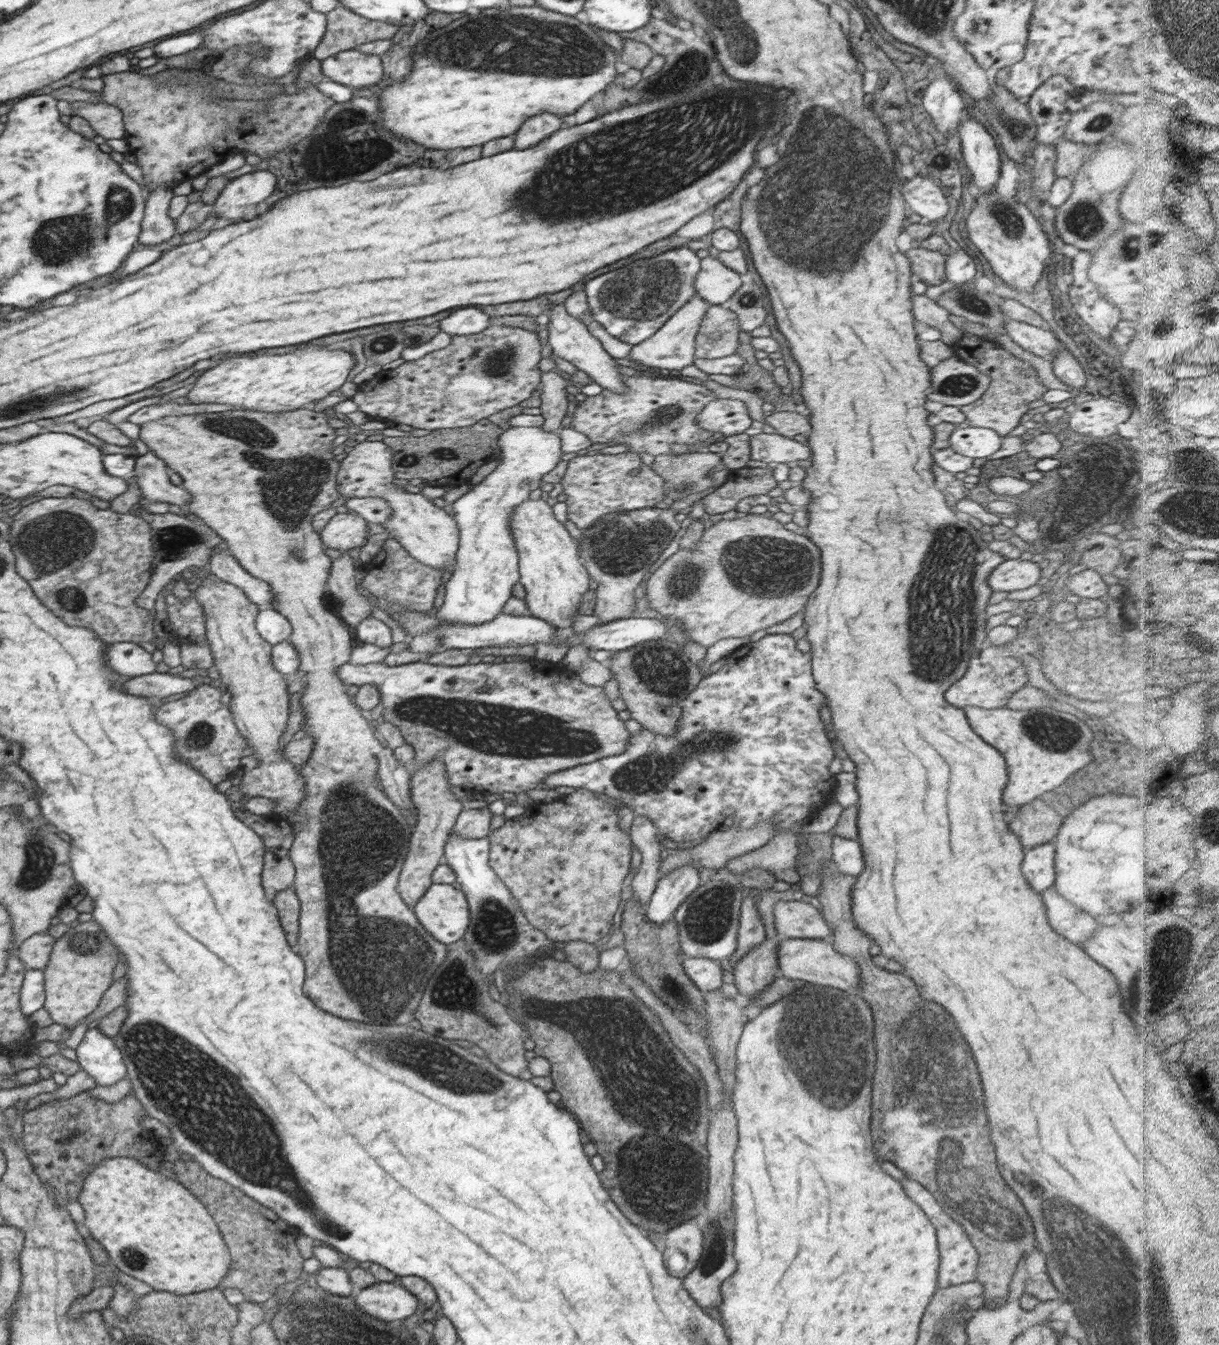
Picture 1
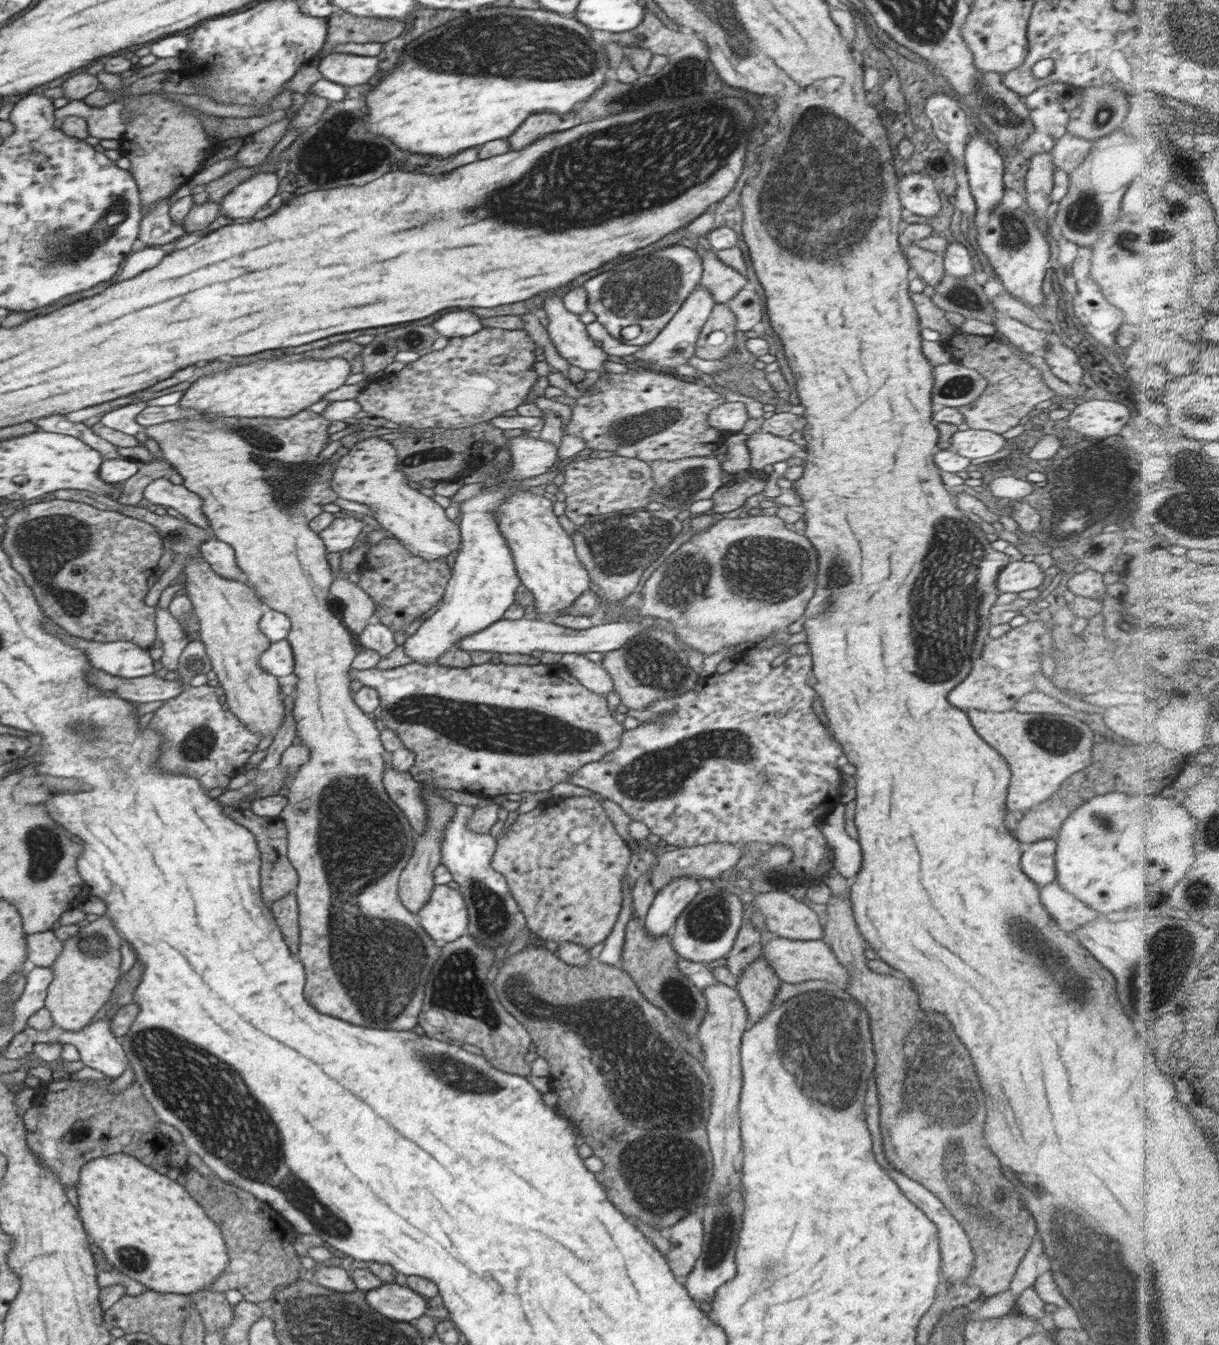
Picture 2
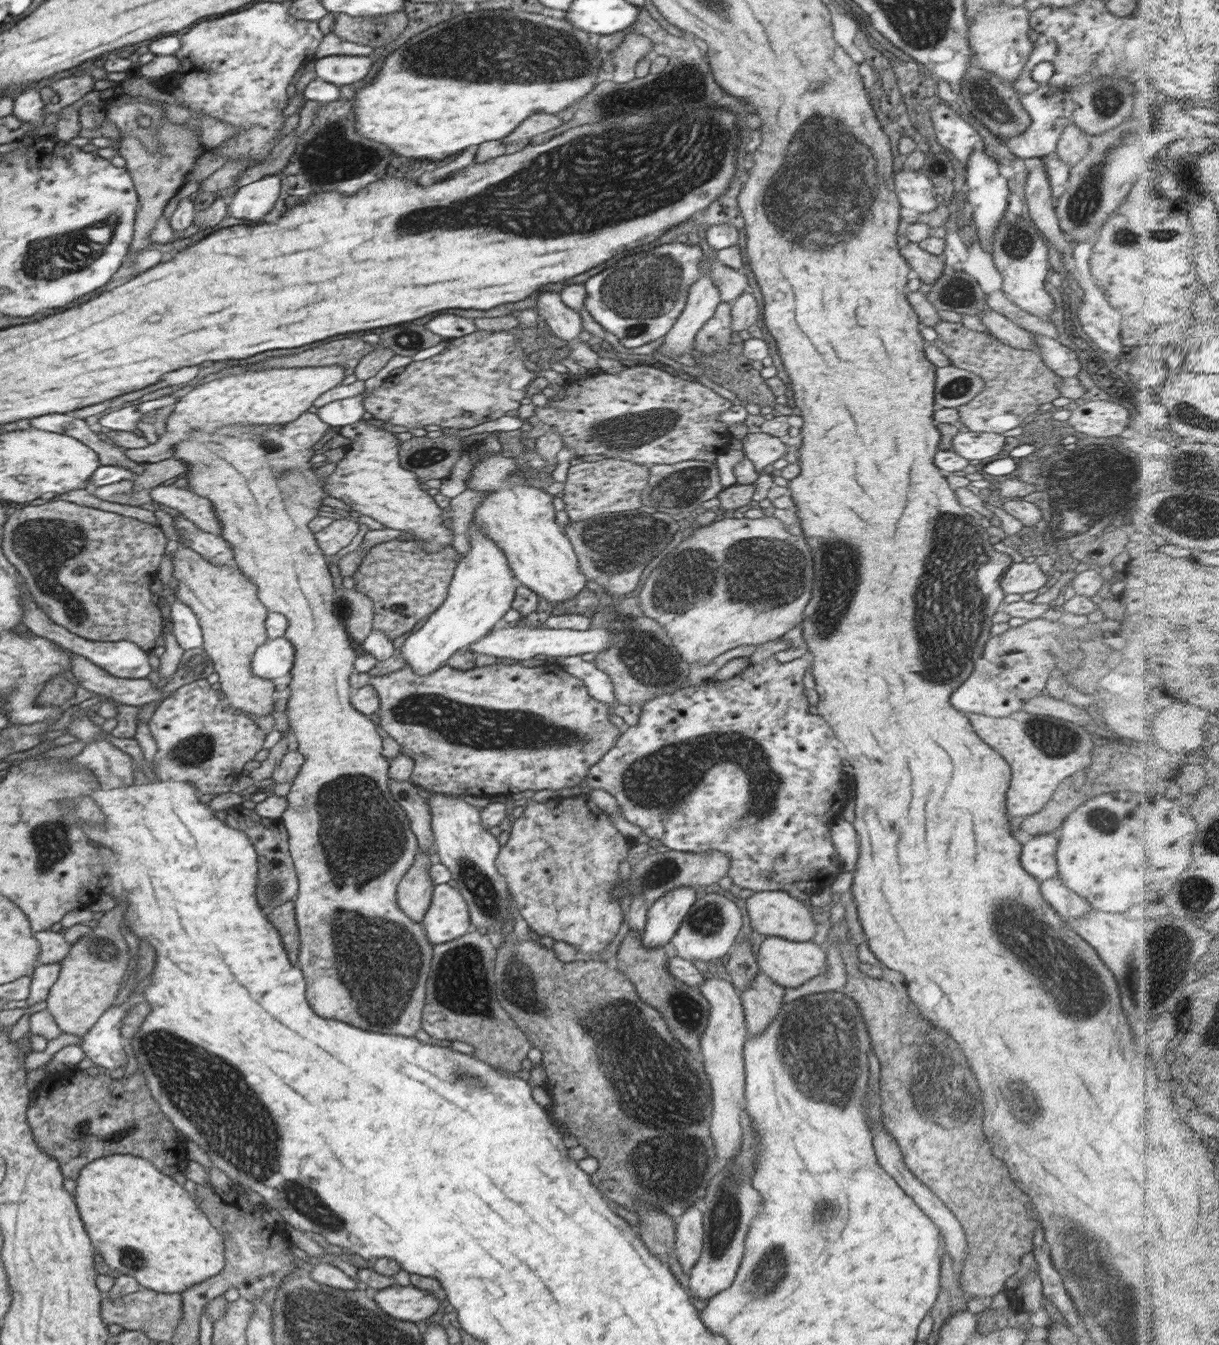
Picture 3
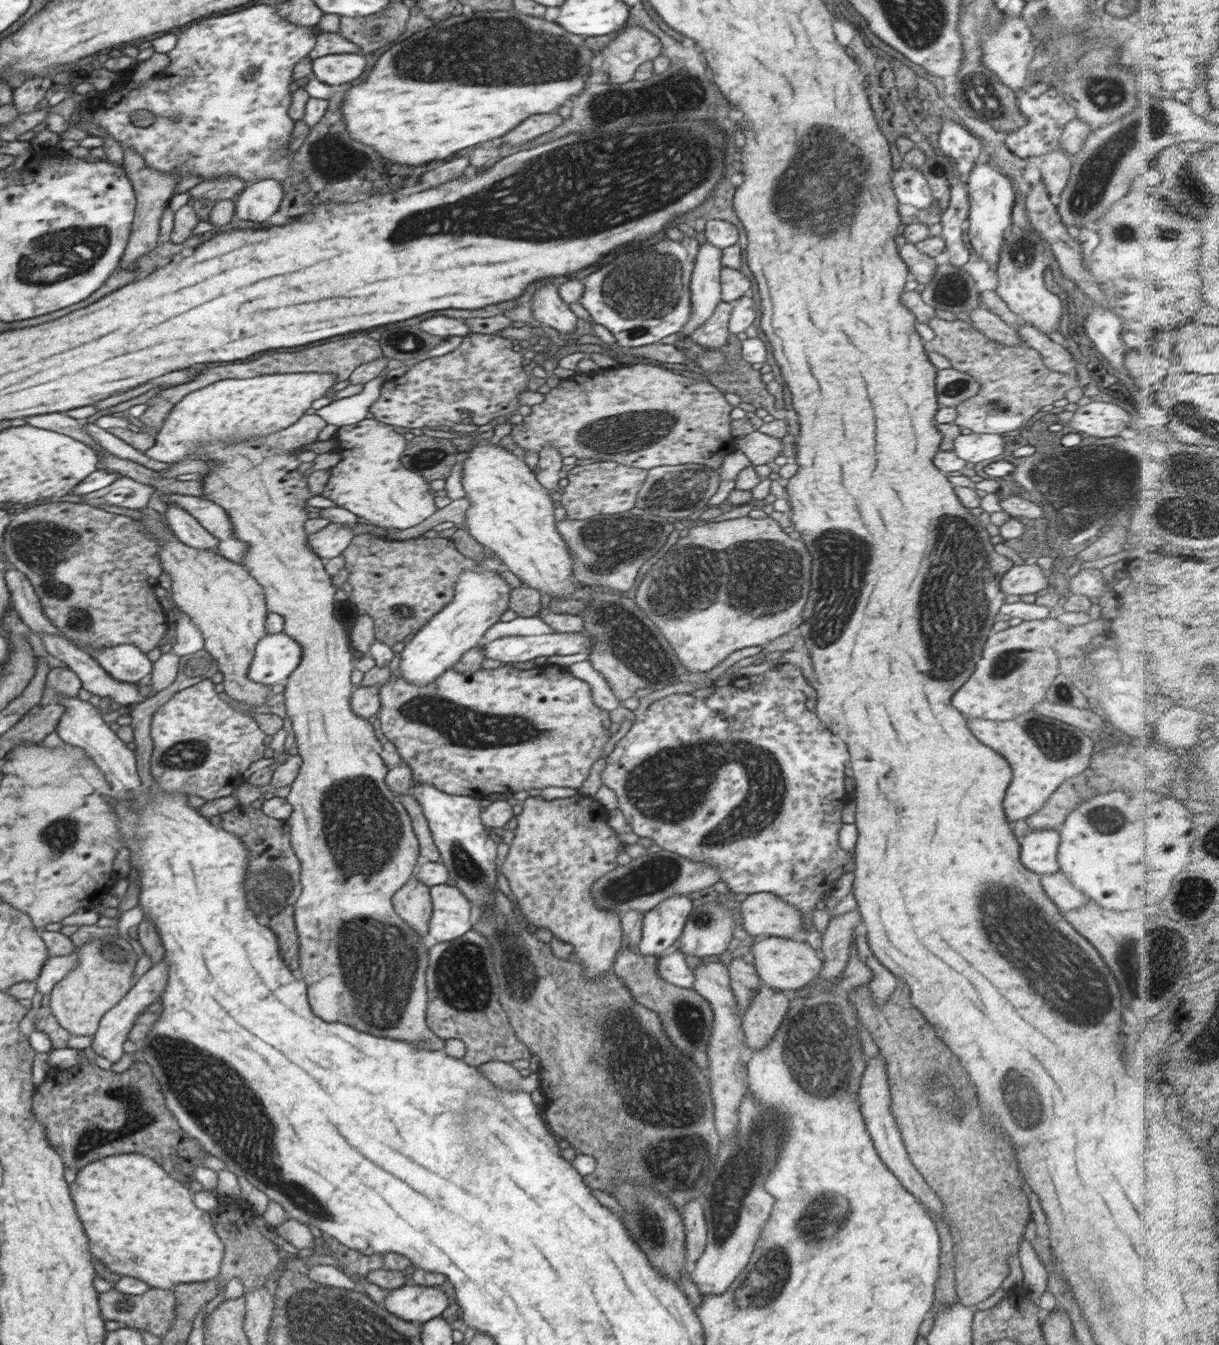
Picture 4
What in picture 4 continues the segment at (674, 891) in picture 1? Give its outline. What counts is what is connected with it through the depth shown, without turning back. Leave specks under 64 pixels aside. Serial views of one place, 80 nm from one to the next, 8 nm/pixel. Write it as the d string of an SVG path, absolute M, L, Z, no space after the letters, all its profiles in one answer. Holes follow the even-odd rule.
M671 896L663 900L643 916L641 941L637 946L639 953L644 957L659 957L666 948L681 936L689 914L693 911L692 901L686 896Z

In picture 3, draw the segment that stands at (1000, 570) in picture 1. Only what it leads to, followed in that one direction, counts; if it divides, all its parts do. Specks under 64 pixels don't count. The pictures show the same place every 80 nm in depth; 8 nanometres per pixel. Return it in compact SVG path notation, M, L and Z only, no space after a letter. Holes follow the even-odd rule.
M1013 563L999 580L1004 595L1038 591L1047 584L1047 577L1036 563Z

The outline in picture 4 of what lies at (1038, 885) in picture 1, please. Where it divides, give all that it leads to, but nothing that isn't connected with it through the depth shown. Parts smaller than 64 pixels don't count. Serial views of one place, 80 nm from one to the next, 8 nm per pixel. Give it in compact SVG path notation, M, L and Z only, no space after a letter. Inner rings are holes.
M1058 829L1028 832L1021 843L1021 863L1040 876L1058 871L1060 839Z

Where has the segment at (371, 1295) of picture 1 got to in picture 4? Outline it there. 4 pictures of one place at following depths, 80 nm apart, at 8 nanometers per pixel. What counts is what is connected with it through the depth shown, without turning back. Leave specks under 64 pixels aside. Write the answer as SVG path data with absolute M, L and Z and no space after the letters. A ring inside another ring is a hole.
M404 1285L393 1289L382 1305L397 1317L421 1325L440 1317L448 1308L448 1302L448 1292L444 1292L442 1287Z

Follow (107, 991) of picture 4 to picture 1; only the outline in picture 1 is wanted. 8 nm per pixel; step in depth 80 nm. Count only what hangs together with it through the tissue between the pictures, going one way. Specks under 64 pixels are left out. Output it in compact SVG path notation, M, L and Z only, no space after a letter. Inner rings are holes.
M68 931L59 939L55 939L49 963L47 967L43 969L45 972L45 1002L43 1008L49 1013L54 1026L61 1025L63 1028L70 1026L76 1027L79 1021L84 1020L96 1010L103 994L113 983L114 967L121 958L118 948L110 942L106 942L106 946L104 946L104 944L102 944L102 946L98 946L98 944L94 946L92 942L86 942L86 944L90 944L90 948L84 950L84 954L78 952L78 950L76 950L76 944L72 942L72 934Z

